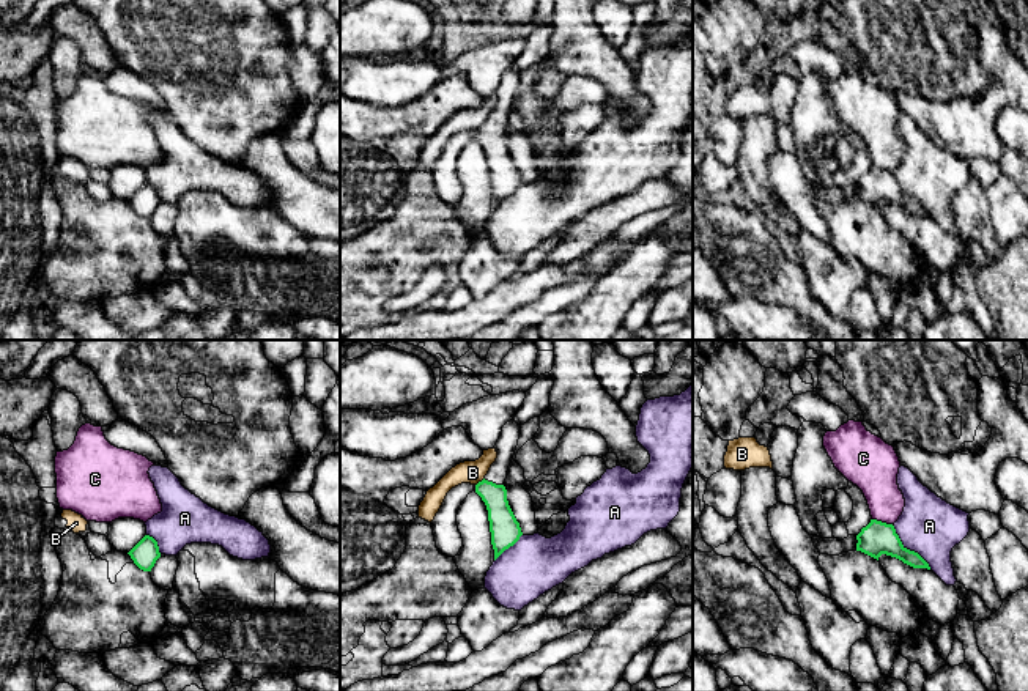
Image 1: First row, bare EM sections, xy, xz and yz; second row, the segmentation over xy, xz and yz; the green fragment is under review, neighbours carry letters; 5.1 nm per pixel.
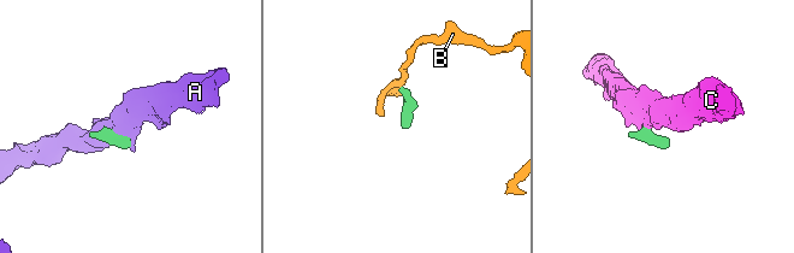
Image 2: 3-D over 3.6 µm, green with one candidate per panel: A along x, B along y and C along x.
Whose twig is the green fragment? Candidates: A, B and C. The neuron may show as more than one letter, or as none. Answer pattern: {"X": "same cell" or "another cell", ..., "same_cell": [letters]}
{"A": "another cell", "B": "another cell", "C": "another cell", "same_cell": []}

